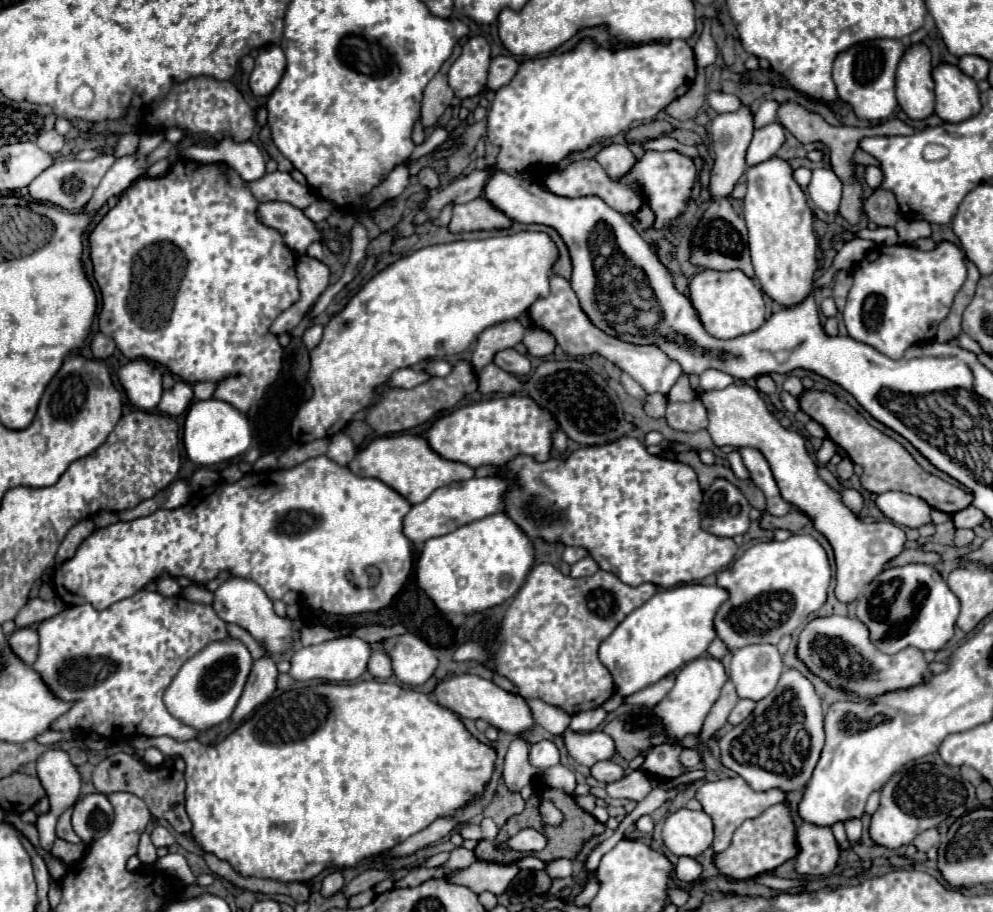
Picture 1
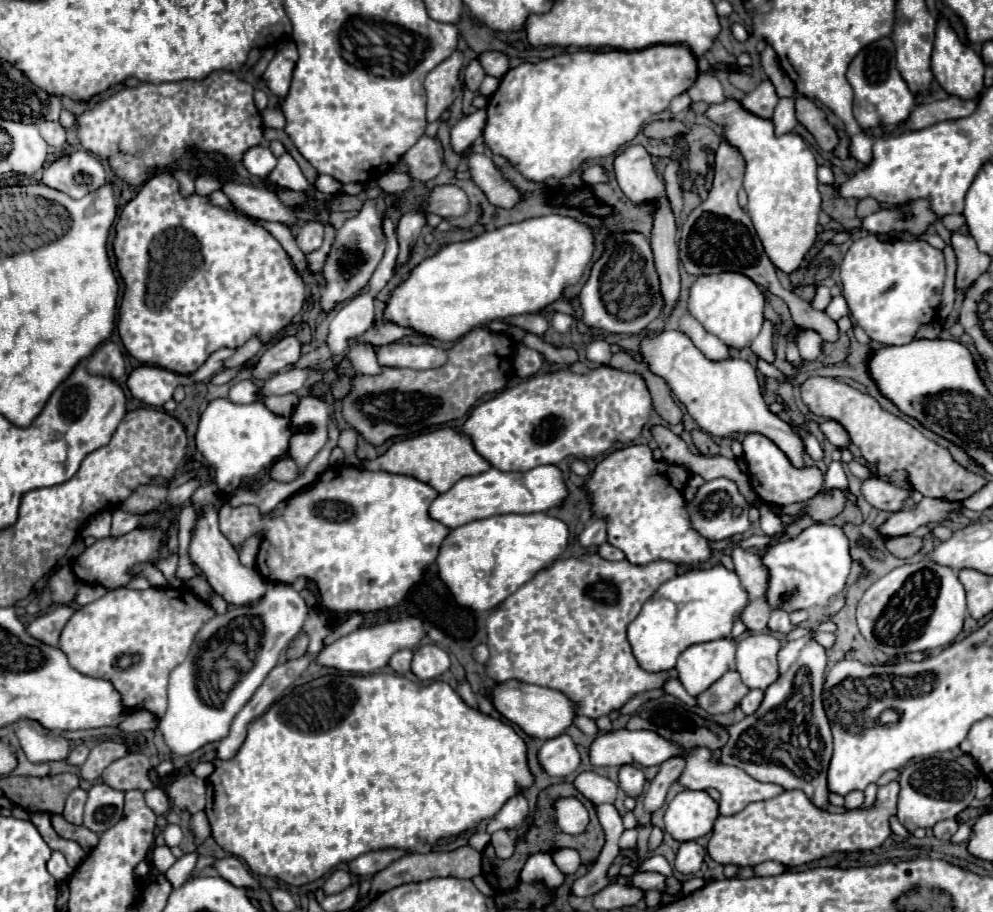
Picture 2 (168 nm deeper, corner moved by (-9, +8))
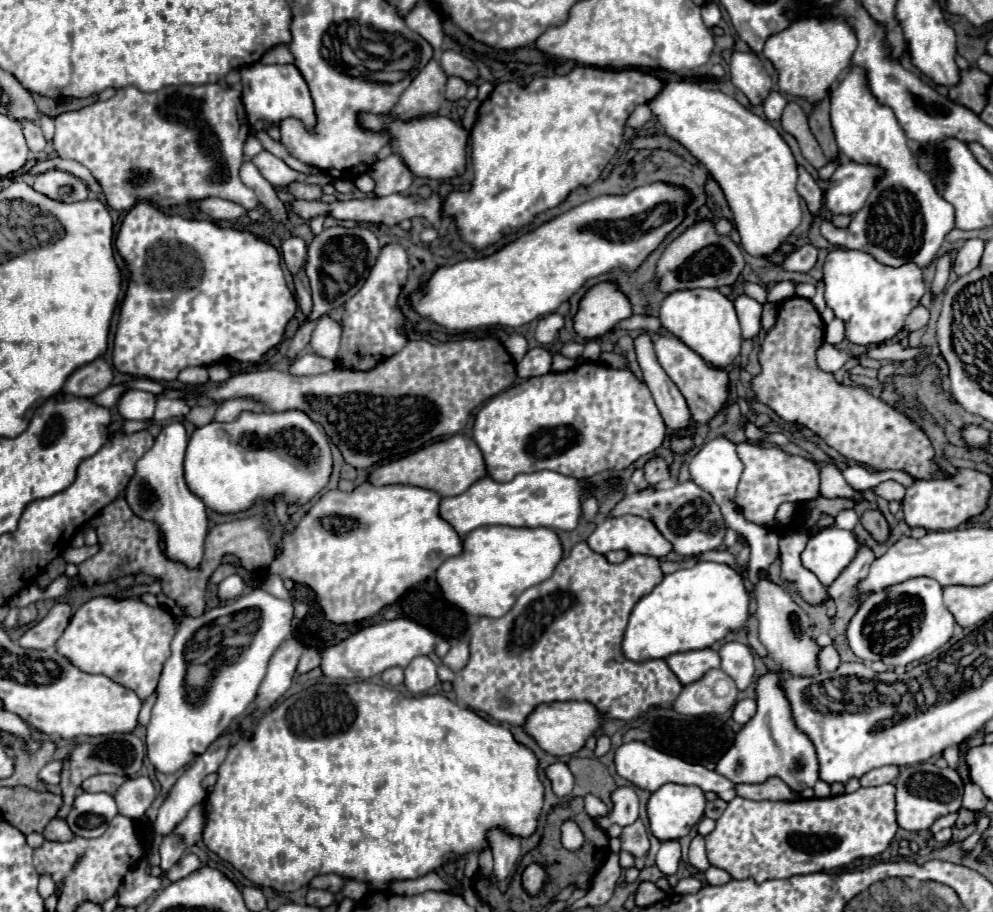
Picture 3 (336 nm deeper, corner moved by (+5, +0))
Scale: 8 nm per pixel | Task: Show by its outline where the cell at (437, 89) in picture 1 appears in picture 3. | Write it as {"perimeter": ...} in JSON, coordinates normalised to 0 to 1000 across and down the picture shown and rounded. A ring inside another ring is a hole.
{"perimeter":[[[433,66],[415,88],[415,92],[405,101],[395,123],[407,129],[439,125],[447,112],[449,88],[451,86],[447,83],[443,70],[439,66]]]}

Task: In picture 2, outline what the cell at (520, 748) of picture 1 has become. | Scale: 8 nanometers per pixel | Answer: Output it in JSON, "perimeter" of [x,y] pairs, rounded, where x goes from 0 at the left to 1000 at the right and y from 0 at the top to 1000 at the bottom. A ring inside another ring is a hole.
{"perimeter":[[[520,871],[520,873],[516,873],[516,875],[504,886],[504,890],[495,897],[495,901],[491,904],[489,912],[495,914],[495,912],[499,912],[499,910],[504,910],[504,908],[506,908],[506,910],[520,908],[520,906],[524,906],[530,897],[532,897],[532,879],[530,879],[528,873]]]}

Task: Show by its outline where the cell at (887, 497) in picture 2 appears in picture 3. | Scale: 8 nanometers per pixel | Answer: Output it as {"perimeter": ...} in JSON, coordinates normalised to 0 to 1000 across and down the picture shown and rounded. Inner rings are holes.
{"perimeter":[[[830,509],[826,513],[826,544],[842,546],[842,539],[854,539],[854,531],[842,509]]]}

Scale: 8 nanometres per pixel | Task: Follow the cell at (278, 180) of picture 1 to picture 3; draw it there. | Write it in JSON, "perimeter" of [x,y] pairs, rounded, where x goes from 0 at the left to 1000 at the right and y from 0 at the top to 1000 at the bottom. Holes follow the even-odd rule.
{"perimeter":[[[264,164],[262,169],[258,169],[254,173],[256,182],[260,184],[260,189],[278,206],[286,206],[294,200],[306,200],[306,202],[332,202],[334,195],[330,195],[328,191],[320,189],[320,191],[304,191],[304,189],[298,189],[294,186],[288,178],[284,178],[282,173],[278,173],[276,169]]]}

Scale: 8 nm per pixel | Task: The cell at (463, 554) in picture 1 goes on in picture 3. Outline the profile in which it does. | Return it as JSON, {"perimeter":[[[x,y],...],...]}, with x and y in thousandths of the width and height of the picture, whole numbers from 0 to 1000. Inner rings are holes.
{"perimeter":[[[485,577],[475,581],[467,590],[467,605],[459,612],[451,612],[439,627],[439,636],[445,645],[445,651],[451,660],[459,662],[471,673],[477,675],[508,675],[524,654],[534,643],[540,643],[552,636],[566,612],[566,596],[562,586],[556,579],[516,579],[516,577]]]}

